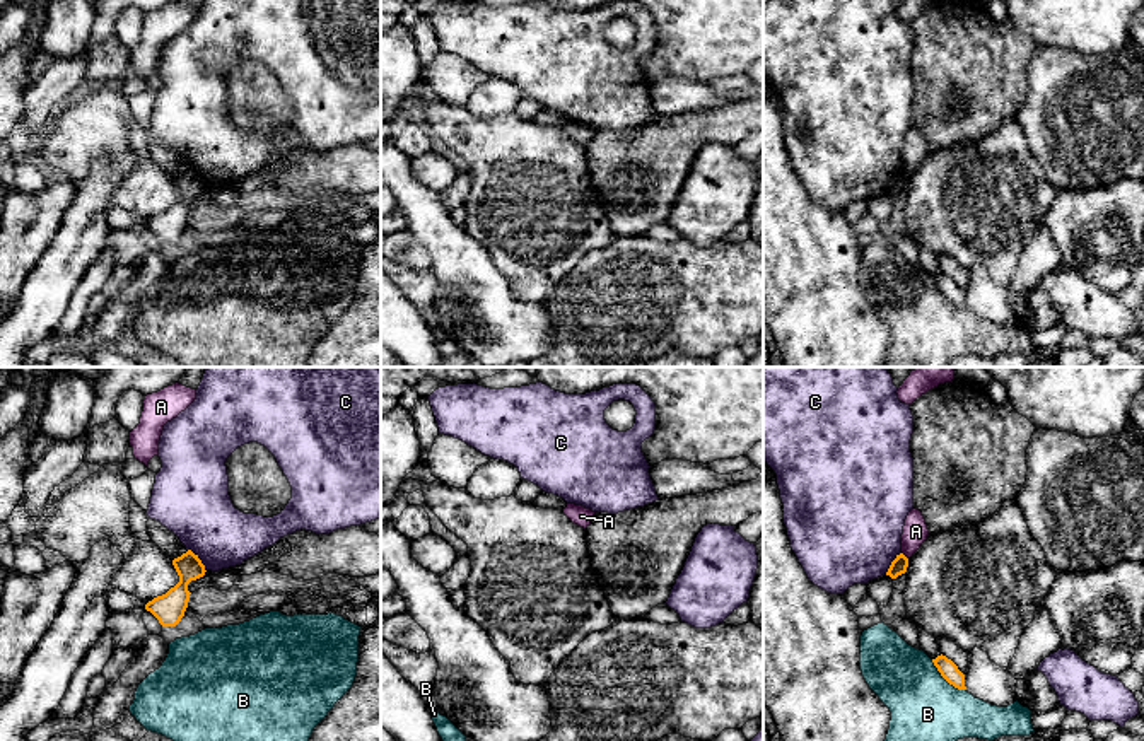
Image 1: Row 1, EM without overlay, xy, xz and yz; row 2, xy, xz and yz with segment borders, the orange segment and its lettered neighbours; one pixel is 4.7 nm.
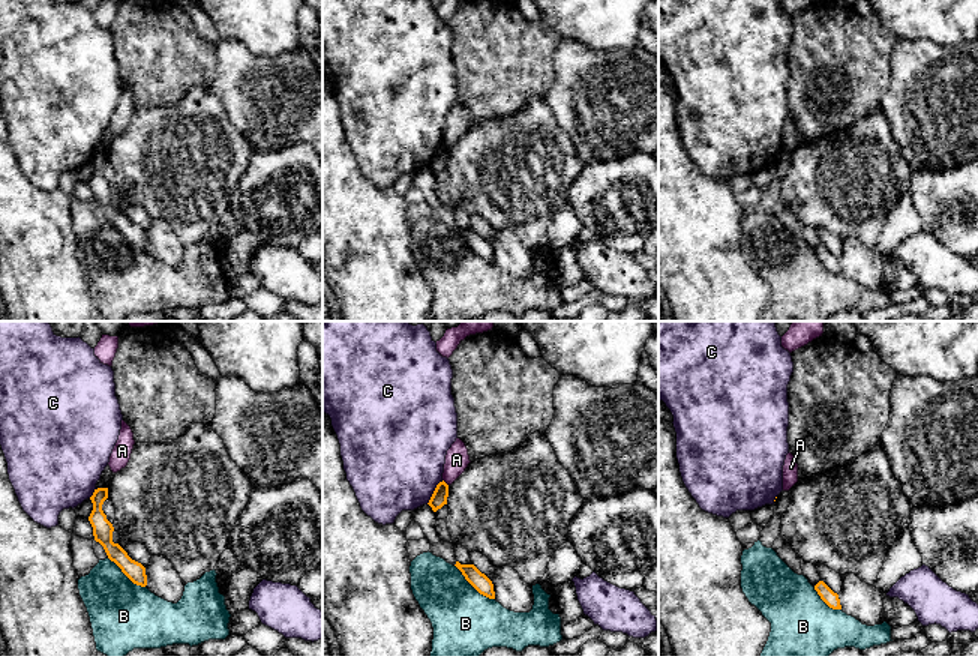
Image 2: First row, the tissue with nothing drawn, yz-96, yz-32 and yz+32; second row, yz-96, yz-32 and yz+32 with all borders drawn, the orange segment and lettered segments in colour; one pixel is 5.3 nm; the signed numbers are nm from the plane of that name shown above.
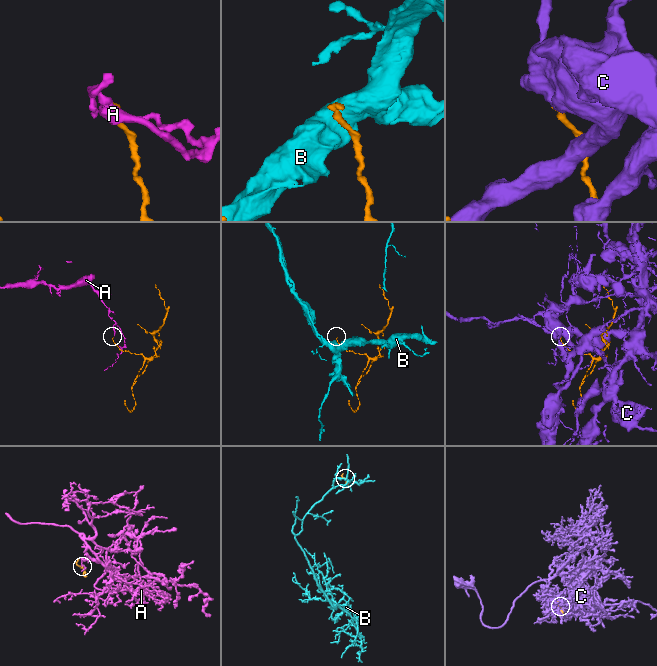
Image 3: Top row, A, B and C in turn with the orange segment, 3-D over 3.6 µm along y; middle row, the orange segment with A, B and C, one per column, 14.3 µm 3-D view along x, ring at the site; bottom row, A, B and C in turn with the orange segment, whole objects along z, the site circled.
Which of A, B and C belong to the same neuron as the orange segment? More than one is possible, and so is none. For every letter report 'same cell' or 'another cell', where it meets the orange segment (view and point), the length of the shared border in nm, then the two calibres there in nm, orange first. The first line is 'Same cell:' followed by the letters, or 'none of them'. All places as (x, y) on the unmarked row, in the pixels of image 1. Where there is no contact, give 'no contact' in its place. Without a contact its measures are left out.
Same cell: none of them
A: another cell | yz (904, 173) | 50 nm | 80/120 nm
B: another cell | yz (946, 297) | 220 nm | 90/360 nm
C: another cell | xy (200, 178) | 140 nm | 130/320 nm

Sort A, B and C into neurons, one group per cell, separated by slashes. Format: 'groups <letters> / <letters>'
groups A / B / C

